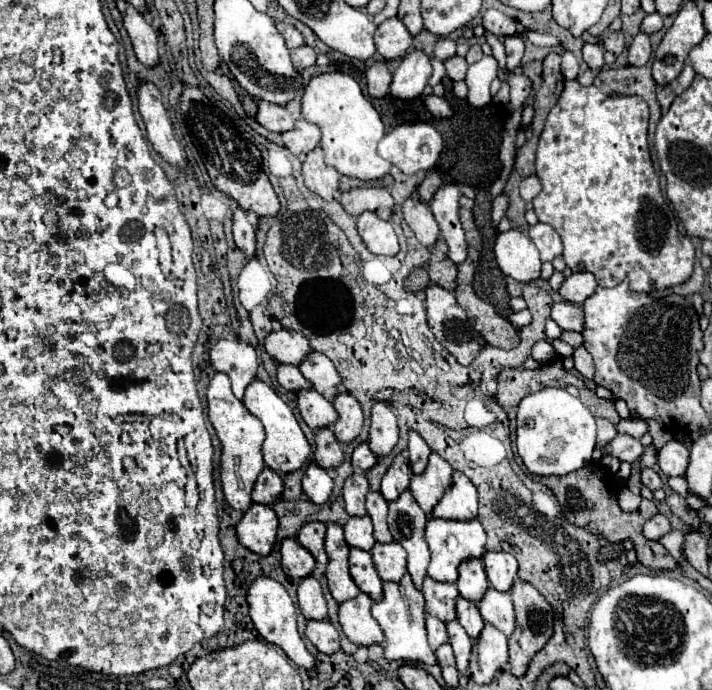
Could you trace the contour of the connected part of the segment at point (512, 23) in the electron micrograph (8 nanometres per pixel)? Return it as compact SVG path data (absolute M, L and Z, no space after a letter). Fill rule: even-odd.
M494 8L484 12L482 26L496 36L500 36L500 34L502 36L514 36L516 34L516 20L512 20L510 16L506 16L506 14L502 14L500 10L494 10Z

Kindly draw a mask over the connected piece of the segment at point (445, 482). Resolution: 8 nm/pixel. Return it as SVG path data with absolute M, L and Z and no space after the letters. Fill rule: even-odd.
M436 452L430 454L428 466L422 474L412 476L410 480L410 492L414 500L420 504L420 508L430 514L430 510L438 504L444 490L450 486L452 480L452 466L442 460Z

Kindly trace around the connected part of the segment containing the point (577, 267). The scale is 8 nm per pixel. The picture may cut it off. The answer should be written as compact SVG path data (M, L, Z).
M576 80L566 82L564 92L562 92L560 100L556 102L556 106L550 110L550 114L546 118L546 126L540 134L538 152L536 152L536 174L542 182L542 192L534 198L536 216L540 222L550 224L560 234L562 244L564 244L564 260L572 272L592 272L596 276L598 284L606 286L606 288L610 288L618 282L628 282L630 290L634 290L634 292L650 292L650 290L672 288L672 286L686 282L692 276L696 250L694 250L694 244L690 242L690 238L682 236L678 232L676 216L674 216L668 200L662 196L660 182L658 182L658 176L654 172L652 158L650 158L650 146L648 146L648 104L640 96L608 96L602 90L598 90L596 86L584 88Z

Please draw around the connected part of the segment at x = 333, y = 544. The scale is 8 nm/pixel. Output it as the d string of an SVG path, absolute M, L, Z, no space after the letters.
M328 524L324 548L326 548L326 554L328 554L326 578L328 578L330 594L334 596L336 602L356 598L360 594L360 588L356 586L356 582L352 580L352 576L348 572L350 546L344 540L340 524Z

